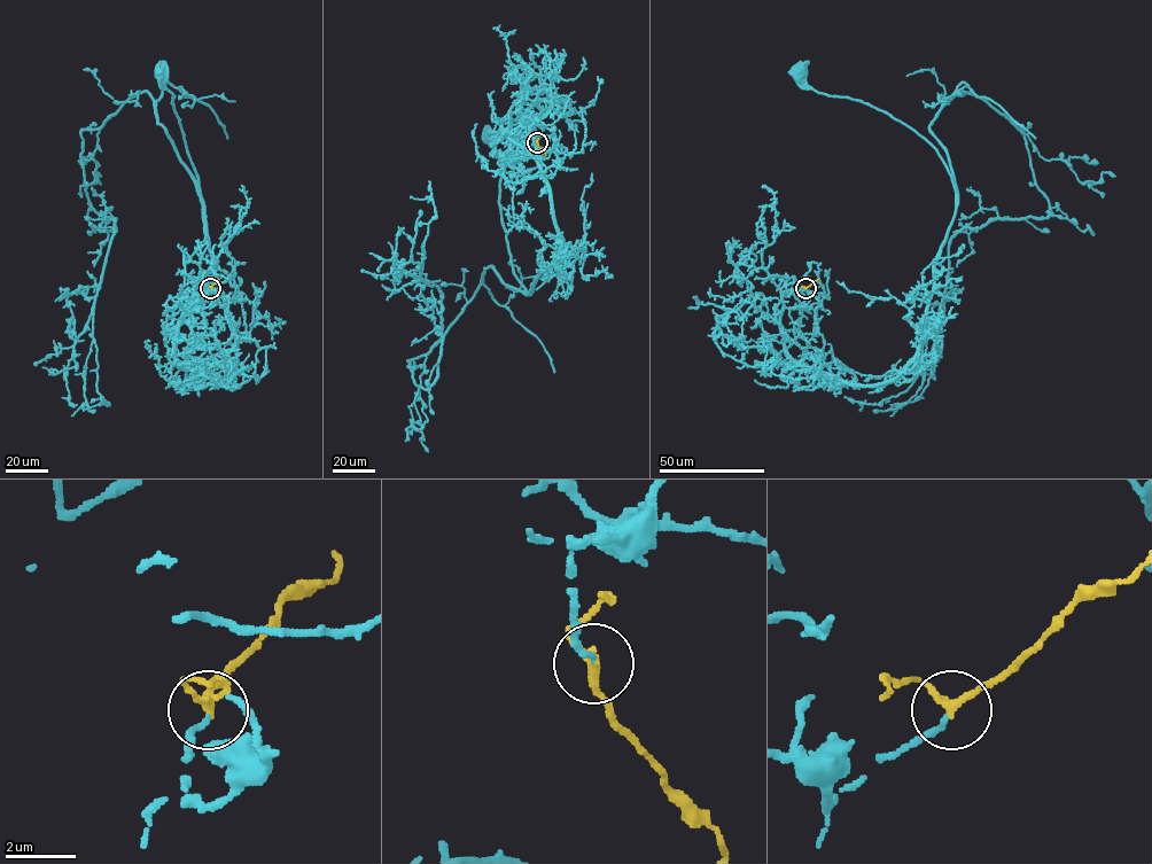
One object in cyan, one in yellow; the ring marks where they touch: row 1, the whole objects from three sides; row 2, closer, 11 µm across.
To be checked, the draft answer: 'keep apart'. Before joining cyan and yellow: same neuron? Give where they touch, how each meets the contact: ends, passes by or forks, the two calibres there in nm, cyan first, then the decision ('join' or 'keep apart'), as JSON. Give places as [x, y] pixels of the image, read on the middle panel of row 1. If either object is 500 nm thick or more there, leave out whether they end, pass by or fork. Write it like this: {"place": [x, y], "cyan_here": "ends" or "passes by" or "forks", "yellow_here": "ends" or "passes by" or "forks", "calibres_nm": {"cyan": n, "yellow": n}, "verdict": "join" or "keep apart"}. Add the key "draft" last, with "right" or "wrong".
{"place": [537, 142], "cyan_here": "ends", "yellow_here": "passes by", "calibres_nm": {"cyan": 130, "yellow": 200}, "verdict": "join", "draft": "wrong"}

